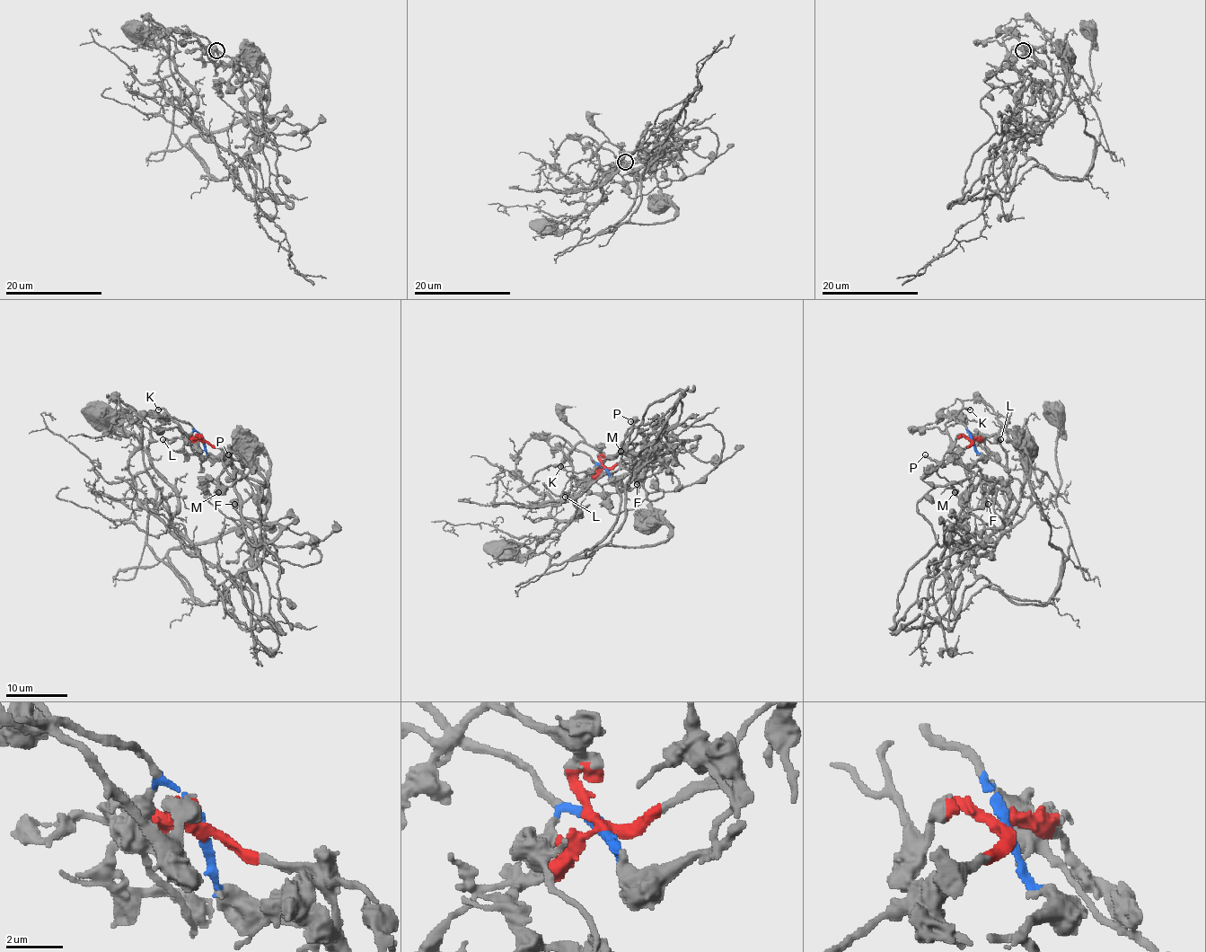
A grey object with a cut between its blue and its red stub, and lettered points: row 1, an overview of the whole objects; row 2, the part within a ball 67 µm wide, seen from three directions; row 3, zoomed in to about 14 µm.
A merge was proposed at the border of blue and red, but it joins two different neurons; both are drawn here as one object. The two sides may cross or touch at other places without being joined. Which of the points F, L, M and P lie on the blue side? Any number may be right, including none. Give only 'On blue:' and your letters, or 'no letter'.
On blue: F, P

